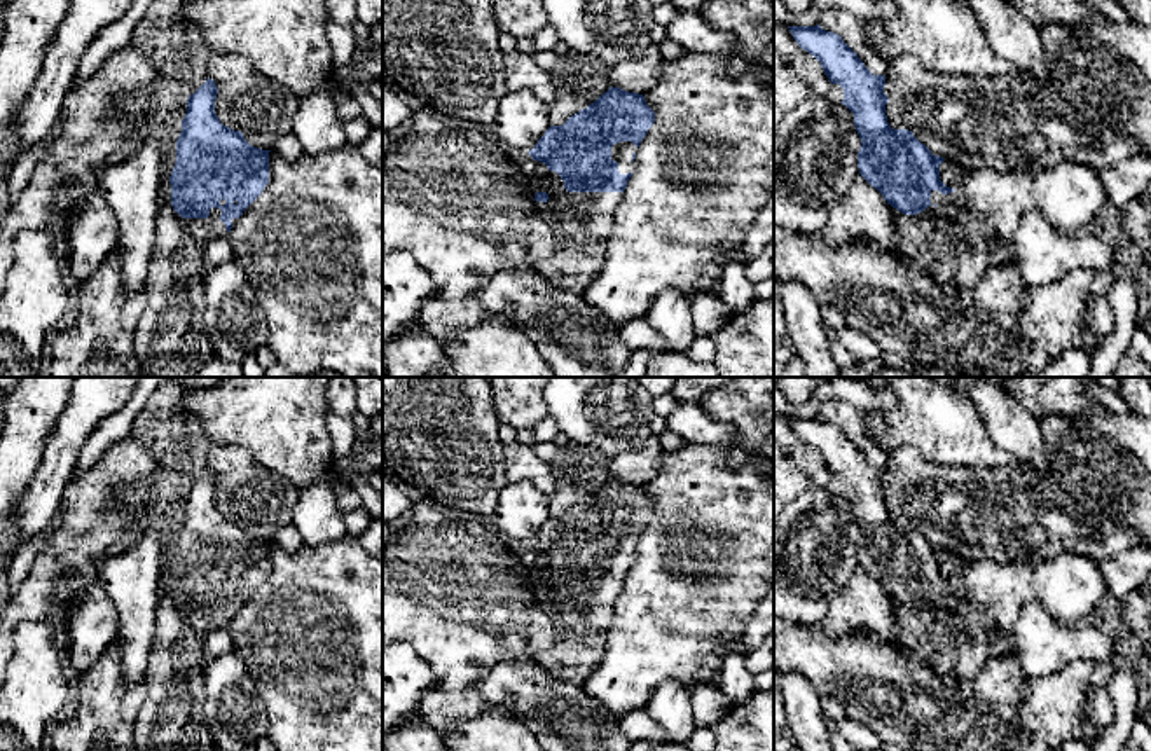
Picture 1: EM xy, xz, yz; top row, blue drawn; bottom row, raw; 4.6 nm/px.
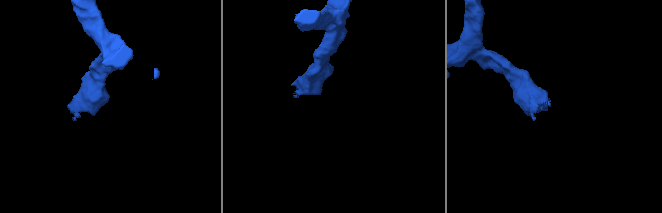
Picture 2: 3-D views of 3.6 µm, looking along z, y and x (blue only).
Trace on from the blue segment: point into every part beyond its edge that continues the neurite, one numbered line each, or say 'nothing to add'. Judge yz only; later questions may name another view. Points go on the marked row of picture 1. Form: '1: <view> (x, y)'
1: yz (937, 198)

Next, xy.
1: xy (203, 231)

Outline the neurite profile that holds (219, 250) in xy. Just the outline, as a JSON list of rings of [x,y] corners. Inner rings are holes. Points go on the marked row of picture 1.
[[[215,238],[206,245],[199,276],[204,279],[215,267],[234,258],[234,250],[227,238]]]

